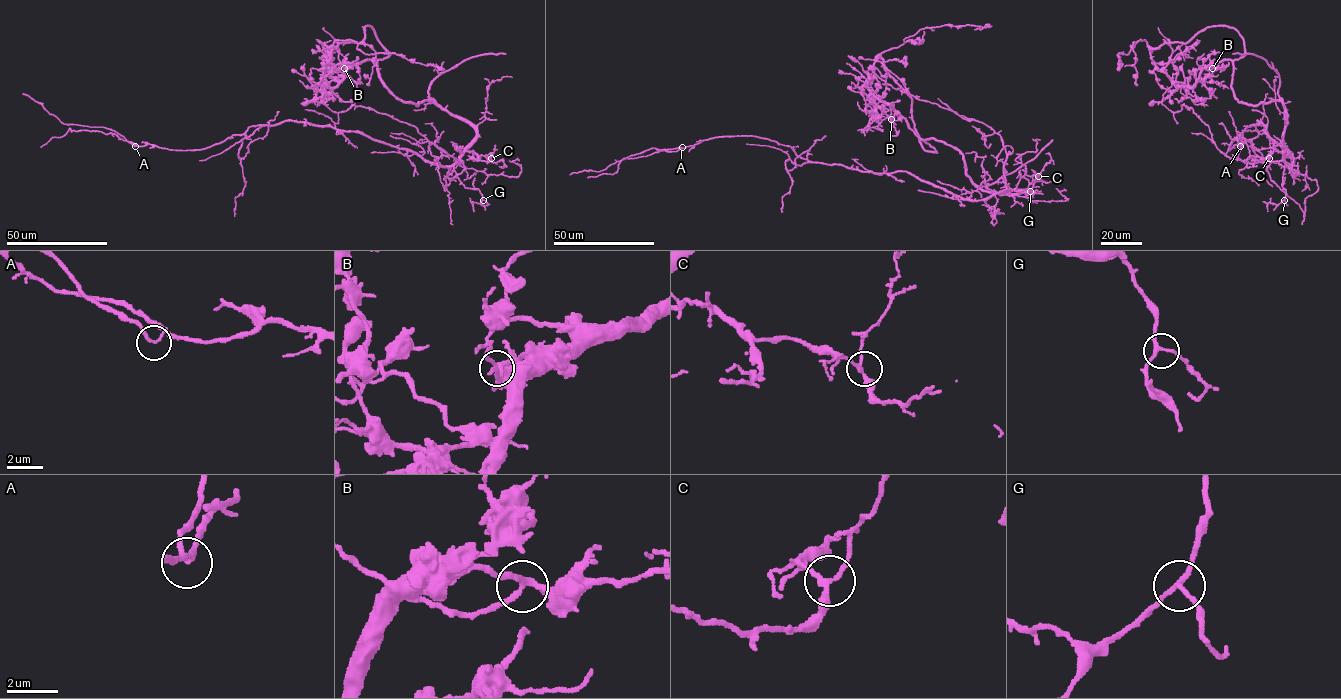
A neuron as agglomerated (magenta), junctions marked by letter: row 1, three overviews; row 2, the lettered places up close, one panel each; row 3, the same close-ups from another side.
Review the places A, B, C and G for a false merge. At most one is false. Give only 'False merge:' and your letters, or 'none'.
False merge: A

